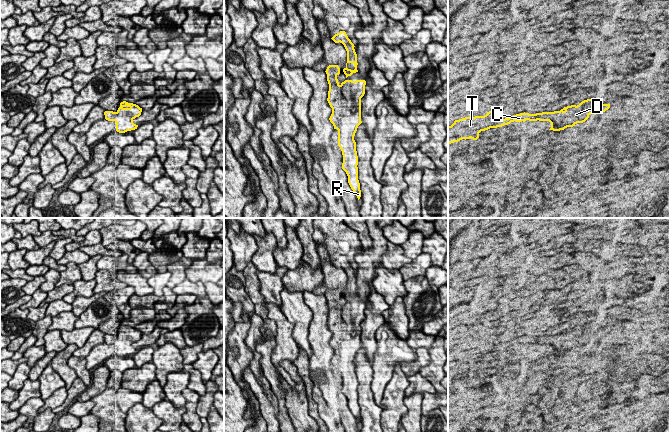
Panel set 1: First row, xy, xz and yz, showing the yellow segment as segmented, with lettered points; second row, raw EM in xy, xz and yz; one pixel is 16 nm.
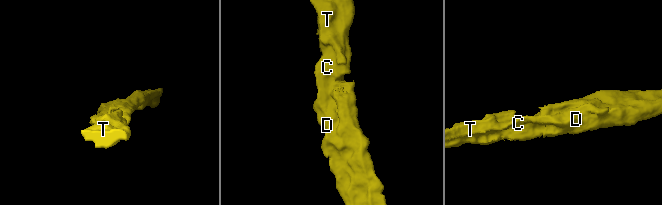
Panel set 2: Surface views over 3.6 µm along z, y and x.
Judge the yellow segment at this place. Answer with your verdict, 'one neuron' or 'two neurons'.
one neuron

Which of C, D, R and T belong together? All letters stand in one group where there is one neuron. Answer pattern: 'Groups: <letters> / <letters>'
Groups: C D R T

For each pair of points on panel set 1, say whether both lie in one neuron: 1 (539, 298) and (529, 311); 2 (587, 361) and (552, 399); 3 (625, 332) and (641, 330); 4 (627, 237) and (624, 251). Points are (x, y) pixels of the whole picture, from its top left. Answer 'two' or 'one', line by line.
1: one
2: two
3: one
4: two

